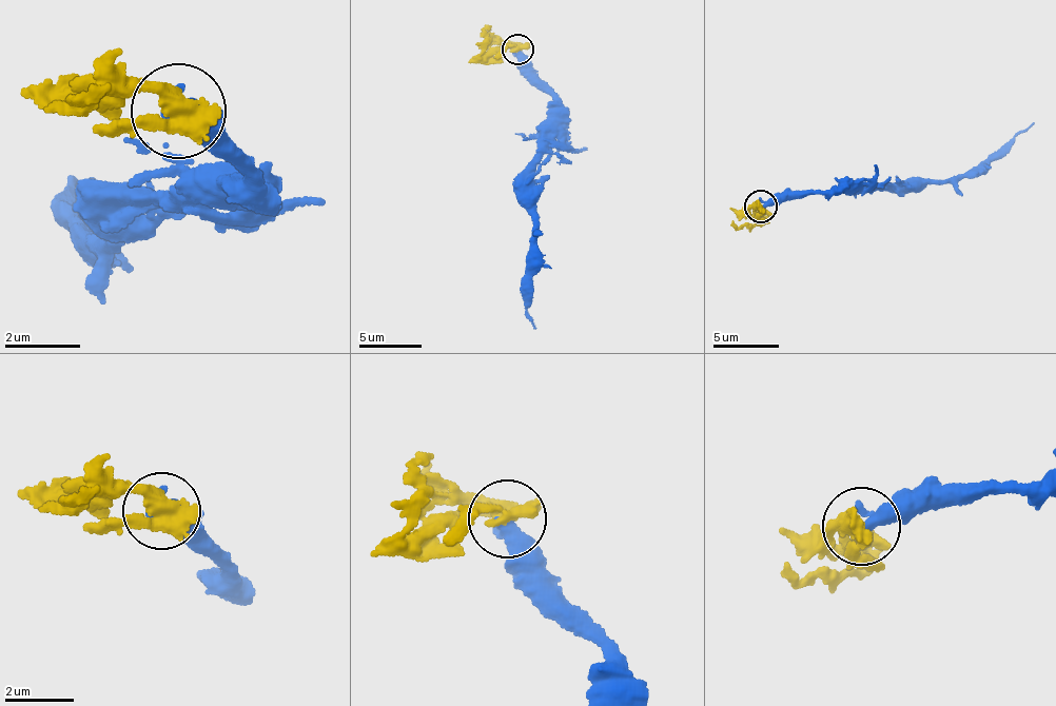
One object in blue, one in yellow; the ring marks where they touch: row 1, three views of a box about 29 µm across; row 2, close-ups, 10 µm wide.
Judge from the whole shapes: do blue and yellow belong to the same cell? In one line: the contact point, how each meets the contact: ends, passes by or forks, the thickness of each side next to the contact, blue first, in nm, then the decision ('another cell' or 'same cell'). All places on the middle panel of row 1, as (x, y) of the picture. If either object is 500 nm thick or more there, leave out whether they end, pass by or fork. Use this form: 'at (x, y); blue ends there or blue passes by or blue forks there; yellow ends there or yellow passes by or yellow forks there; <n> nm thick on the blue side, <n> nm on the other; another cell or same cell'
at (517, 48); blue ends there; yellow passes by; 480 nm thick on the blue side, 480 nm on the other; another cell

